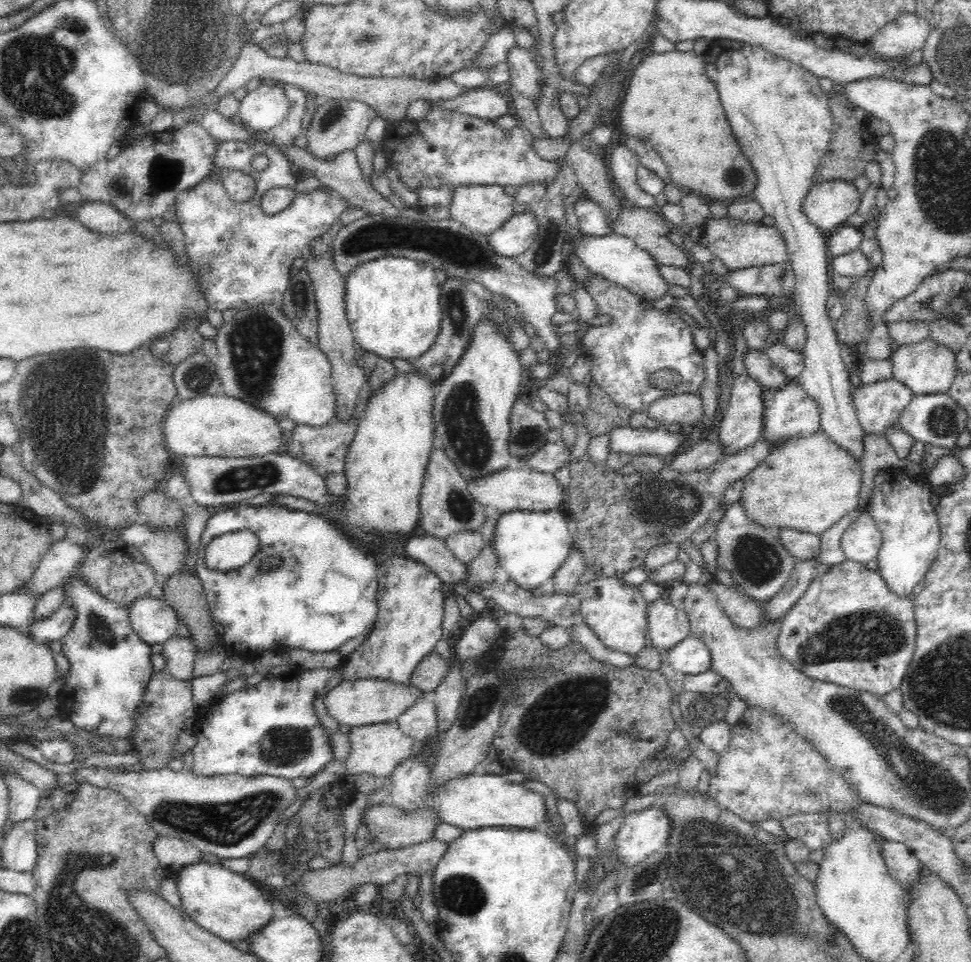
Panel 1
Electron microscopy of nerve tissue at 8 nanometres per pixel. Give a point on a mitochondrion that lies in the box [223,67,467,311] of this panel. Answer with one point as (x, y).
(333, 118)

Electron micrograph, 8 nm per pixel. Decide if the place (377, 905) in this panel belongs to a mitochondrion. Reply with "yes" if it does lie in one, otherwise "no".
no

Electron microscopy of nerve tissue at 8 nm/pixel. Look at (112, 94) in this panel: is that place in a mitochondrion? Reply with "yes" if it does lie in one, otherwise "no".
no

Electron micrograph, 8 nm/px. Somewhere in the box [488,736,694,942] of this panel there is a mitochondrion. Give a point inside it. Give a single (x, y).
(648, 876)

